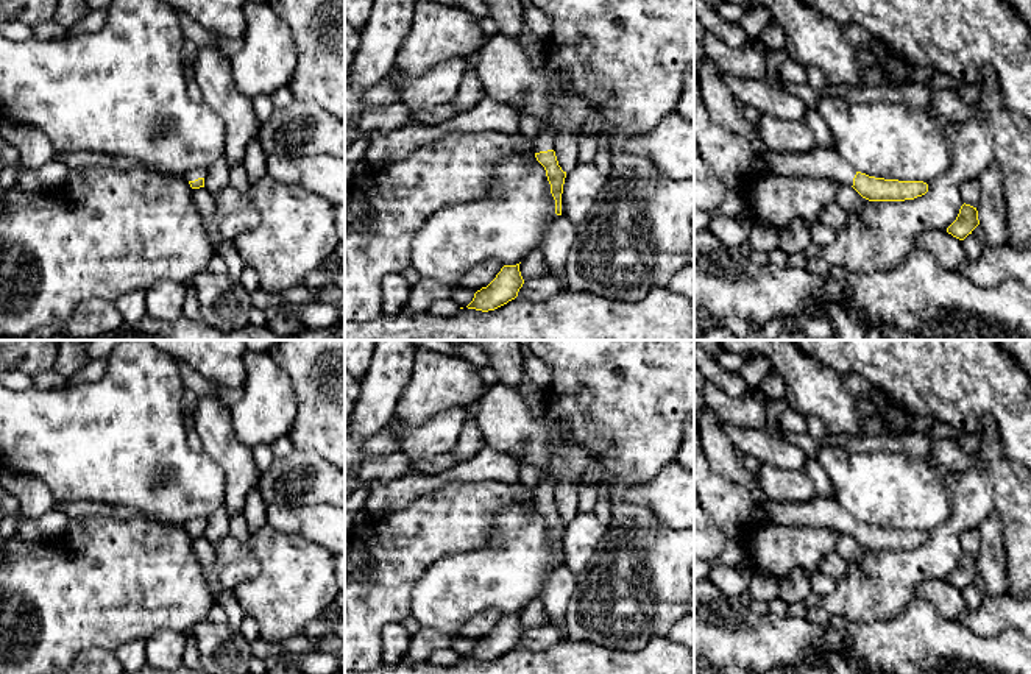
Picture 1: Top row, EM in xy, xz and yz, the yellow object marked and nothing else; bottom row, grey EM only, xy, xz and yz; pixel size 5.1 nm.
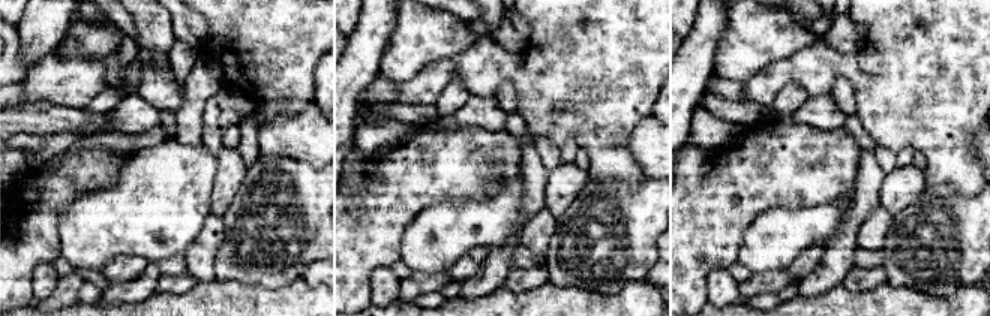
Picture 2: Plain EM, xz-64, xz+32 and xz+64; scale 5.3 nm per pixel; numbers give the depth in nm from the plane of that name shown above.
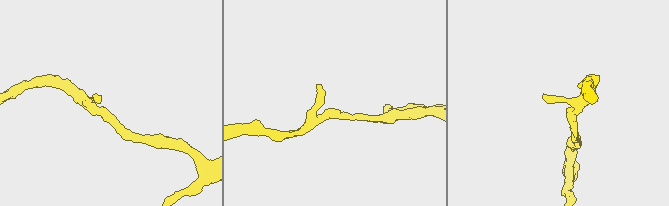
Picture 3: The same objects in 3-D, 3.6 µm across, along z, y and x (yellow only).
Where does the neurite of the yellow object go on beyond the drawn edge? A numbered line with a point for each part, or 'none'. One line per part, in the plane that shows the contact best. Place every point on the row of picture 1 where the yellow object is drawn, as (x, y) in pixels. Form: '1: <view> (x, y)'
1: xz (545, 139)

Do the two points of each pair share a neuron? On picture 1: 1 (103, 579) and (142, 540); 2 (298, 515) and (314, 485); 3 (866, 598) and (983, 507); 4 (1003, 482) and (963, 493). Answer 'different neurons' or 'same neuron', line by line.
1: same neuron
2: different neurons
3: same neuron
4: different neurons

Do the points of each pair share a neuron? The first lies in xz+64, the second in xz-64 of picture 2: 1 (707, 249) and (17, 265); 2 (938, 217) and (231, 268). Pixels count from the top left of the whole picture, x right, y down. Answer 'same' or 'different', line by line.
1: same
2: same

